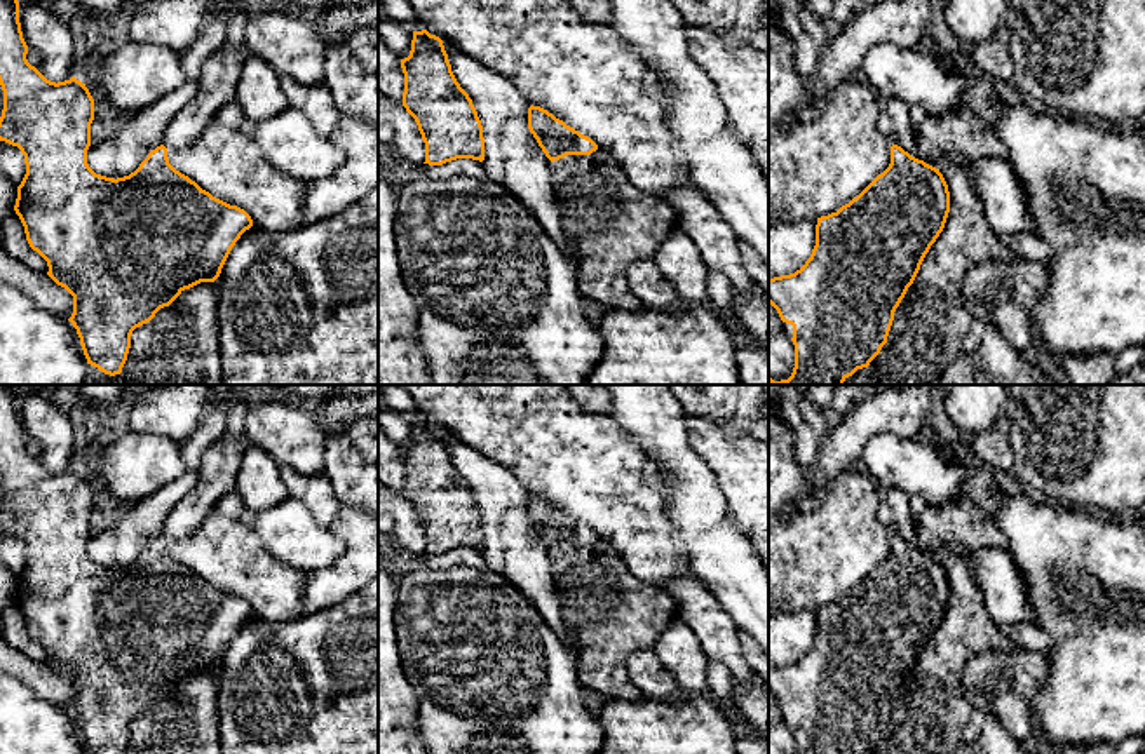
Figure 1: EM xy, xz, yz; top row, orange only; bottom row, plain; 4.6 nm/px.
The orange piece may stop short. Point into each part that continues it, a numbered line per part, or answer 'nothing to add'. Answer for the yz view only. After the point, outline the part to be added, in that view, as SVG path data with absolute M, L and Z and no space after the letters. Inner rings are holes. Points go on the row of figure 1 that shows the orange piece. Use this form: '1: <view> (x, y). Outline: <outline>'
nothing to add

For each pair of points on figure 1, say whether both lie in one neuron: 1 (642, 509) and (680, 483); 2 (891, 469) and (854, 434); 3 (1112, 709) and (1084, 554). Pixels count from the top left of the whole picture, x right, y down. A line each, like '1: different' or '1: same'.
1: different
2: different
3: same

